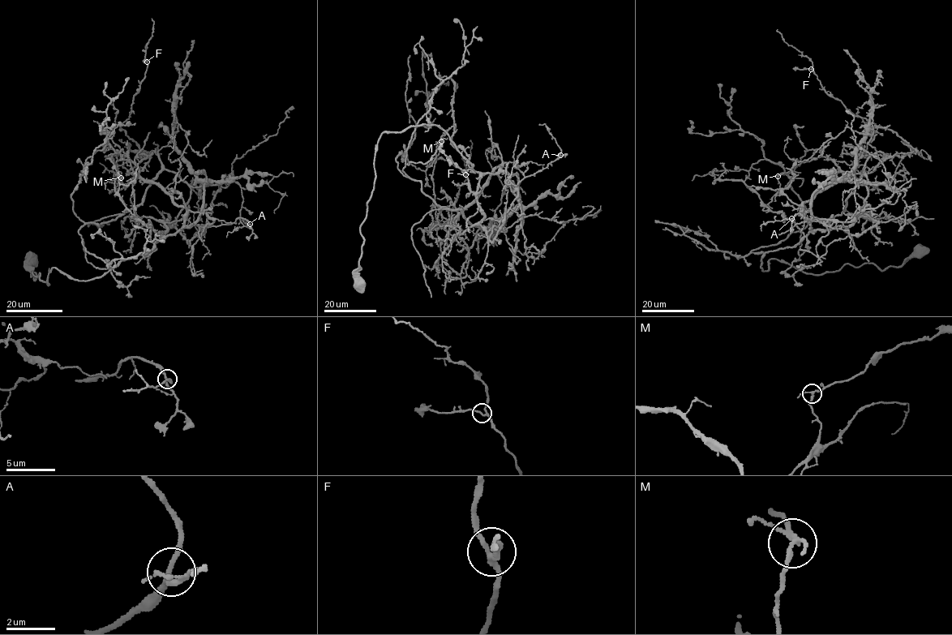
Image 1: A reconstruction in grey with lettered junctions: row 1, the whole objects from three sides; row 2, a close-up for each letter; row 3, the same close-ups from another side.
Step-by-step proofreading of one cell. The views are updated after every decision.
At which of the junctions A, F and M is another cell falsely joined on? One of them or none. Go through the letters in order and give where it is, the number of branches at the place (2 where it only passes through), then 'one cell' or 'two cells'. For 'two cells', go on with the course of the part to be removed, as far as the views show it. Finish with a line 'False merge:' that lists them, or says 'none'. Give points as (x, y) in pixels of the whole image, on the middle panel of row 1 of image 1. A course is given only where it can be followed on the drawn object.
A: at (560, 155); 3 branches meet; one cell
F: at (465, 174); 3 branches meet; one cell
M: at (441, 141); 3 branches meet; two cells; foreign part runs (442, 141), (435, 219), (468, 249), (478, 227), (442, 209), (402, 169), (435, 90), (465, 63), (454, 18)
False merge: M

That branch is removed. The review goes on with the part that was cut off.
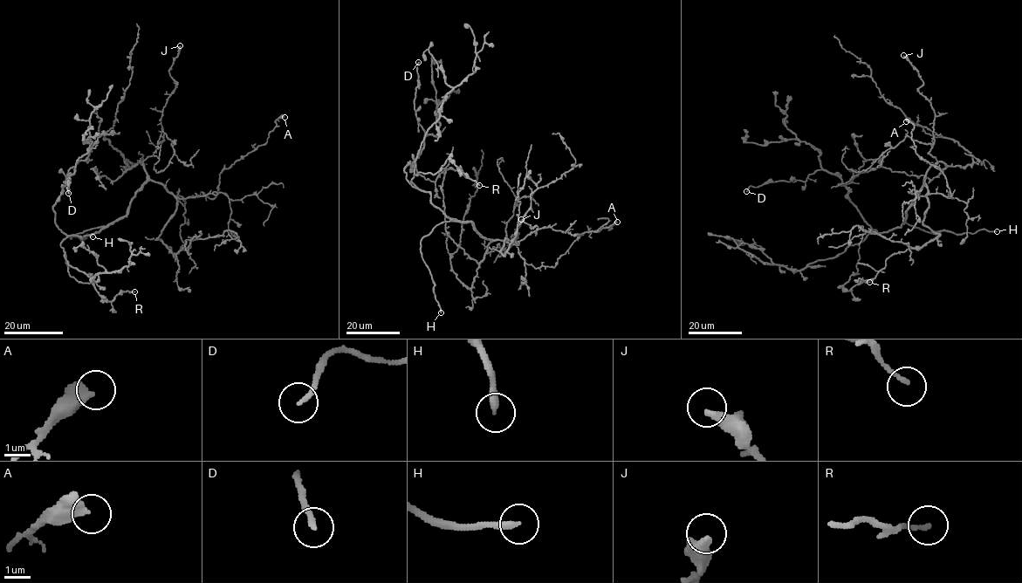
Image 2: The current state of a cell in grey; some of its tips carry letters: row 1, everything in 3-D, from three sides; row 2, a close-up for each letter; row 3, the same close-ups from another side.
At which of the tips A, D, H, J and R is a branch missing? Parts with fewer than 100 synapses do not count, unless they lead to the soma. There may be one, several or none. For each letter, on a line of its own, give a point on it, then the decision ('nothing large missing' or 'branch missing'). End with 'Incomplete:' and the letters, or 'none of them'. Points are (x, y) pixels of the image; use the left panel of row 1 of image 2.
A: (284, 117) | nothing large missing
D: (68, 193) | nothing large missing
H: (92, 236) | branch missing
J: (180, 45) | nothing large missing
R: (134, 291) | nothing large missing
Incomplete: H

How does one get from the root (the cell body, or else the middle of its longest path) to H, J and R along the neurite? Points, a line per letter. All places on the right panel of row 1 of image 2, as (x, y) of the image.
H: (914, 199), (906, 211), (905, 222), (926, 231), (949, 230), (963, 234), (980, 229), (997, 231)
J: (914, 199), (926, 172), (937, 162), (929, 153), (935, 112), (918, 91), (923, 81), (917, 71), (903, 55)
R: (914, 199), (900, 227), (887, 232), (873, 229), (859, 244), (858, 273), (843, 286), (851, 291), (869, 282)

